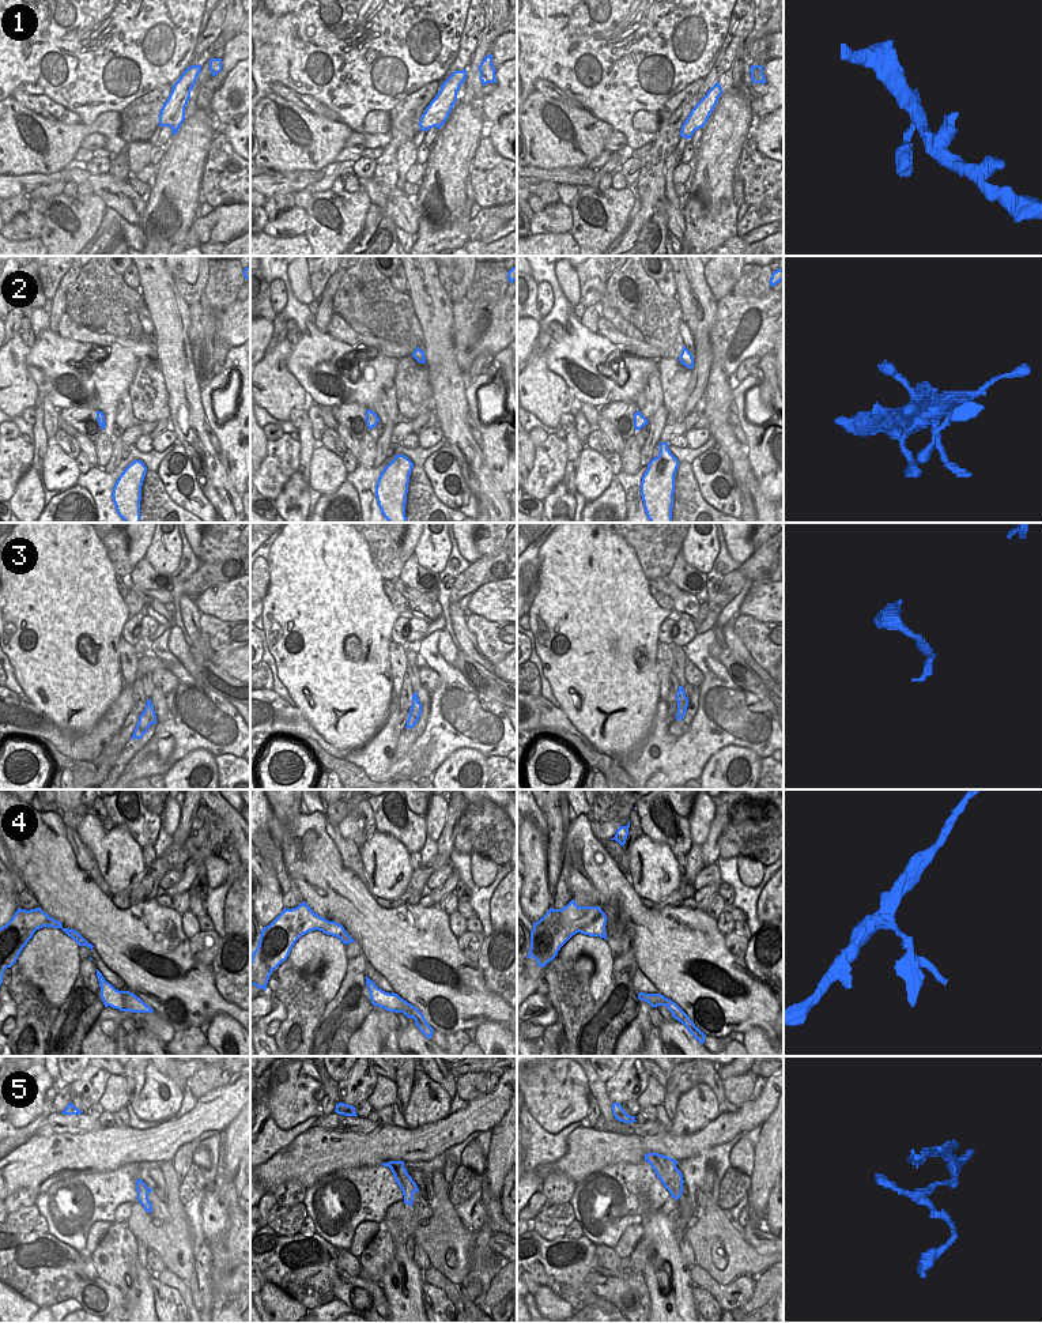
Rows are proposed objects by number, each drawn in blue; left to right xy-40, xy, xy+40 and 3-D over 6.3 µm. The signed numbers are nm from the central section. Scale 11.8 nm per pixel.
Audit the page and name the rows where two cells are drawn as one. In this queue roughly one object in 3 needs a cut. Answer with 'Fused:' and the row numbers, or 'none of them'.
Fused: 3, 4, 5

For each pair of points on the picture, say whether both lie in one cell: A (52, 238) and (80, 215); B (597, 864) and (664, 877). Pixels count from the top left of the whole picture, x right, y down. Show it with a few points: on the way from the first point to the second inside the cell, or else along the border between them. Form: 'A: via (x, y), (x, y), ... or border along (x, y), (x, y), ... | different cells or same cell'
A: via (63, 238), (74, 238), (80, 226) | same cell
B: border along (631, 885), (641, 897) | different cells

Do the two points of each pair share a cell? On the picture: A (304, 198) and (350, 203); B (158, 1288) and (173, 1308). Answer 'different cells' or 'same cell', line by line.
A: different cells
B: same cell

